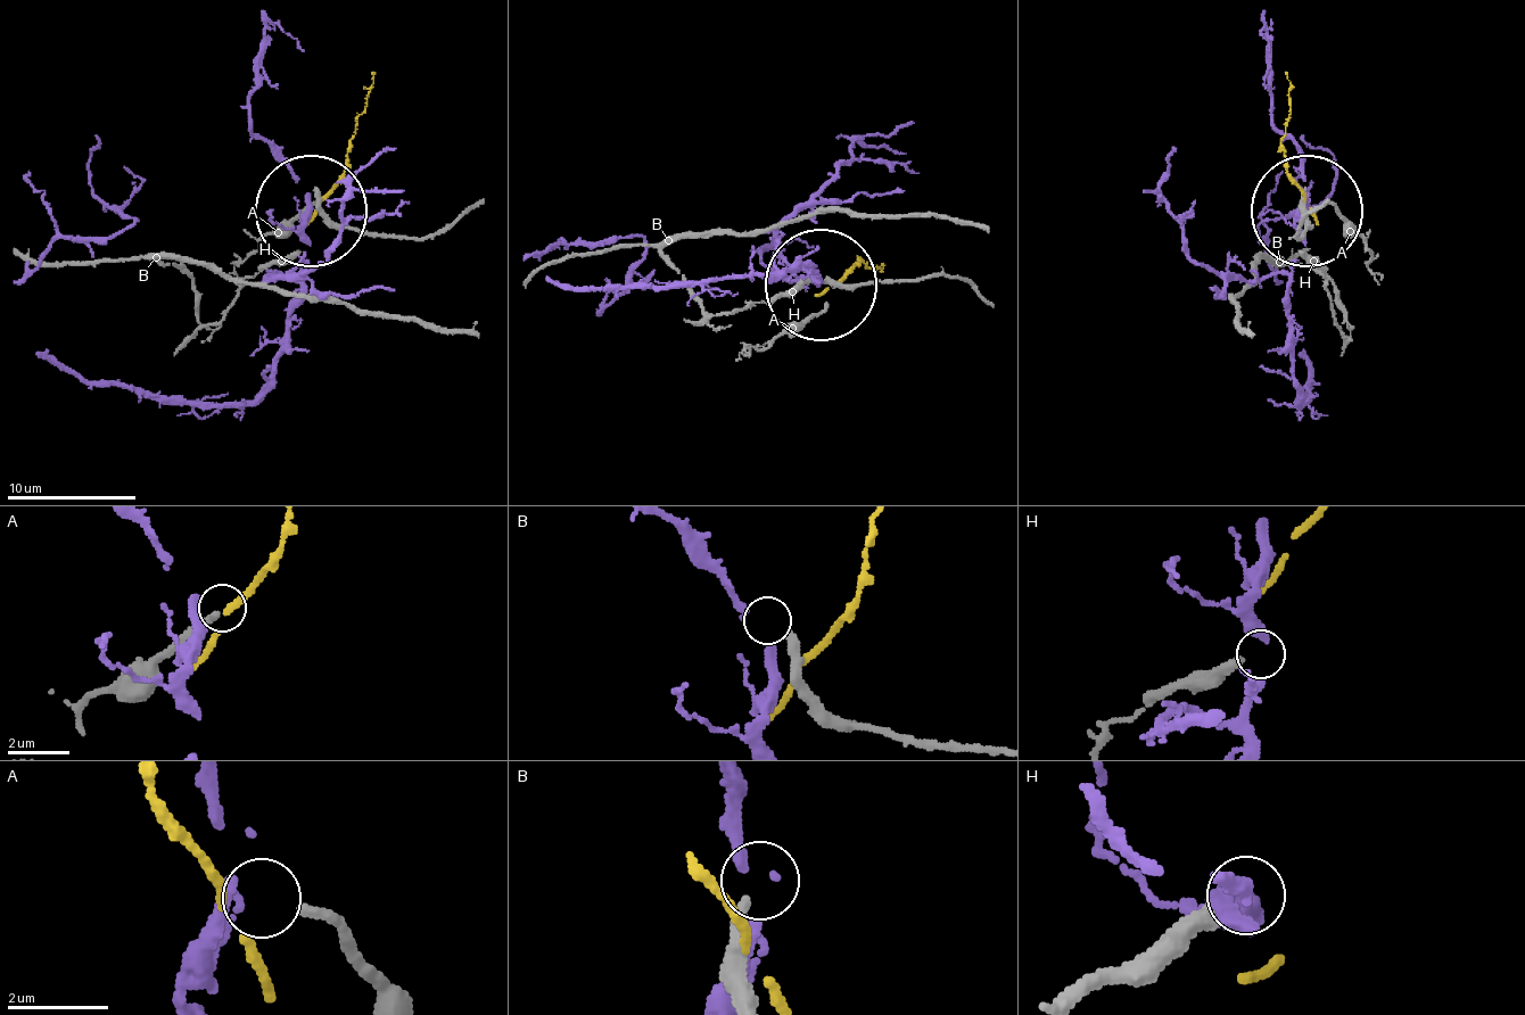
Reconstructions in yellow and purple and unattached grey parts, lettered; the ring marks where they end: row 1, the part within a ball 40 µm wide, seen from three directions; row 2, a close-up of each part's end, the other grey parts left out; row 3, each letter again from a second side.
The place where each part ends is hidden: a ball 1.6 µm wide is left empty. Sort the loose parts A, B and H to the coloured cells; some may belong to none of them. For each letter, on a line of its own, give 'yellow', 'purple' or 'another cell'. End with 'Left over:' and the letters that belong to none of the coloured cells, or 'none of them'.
A: another cell
B: another cell
H: another cell
Left over: A, B, H

